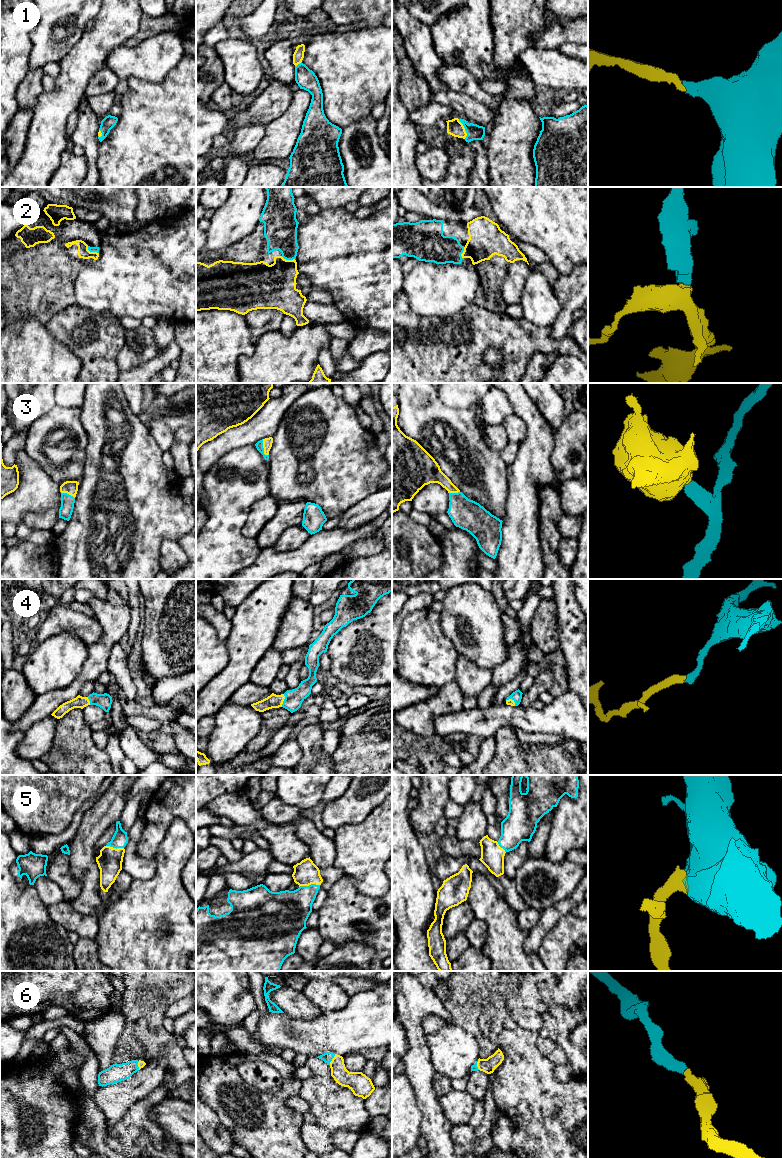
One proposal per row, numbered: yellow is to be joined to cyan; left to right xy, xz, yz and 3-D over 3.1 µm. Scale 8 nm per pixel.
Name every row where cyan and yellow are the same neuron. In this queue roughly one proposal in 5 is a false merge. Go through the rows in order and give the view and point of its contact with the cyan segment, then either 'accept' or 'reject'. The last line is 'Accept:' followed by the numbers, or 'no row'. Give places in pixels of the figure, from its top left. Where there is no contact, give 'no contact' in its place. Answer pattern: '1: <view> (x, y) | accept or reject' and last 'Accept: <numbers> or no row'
1: yz (465, 129) | accept
2: xz (288, 259) | accept
3: xz (263, 448) | accept
4: xz (284, 700) | accept
5: xz (309, 885) | accept
6: xz (332, 1058) | accept
Accept: 1, 2, 3, 4, 5, 6

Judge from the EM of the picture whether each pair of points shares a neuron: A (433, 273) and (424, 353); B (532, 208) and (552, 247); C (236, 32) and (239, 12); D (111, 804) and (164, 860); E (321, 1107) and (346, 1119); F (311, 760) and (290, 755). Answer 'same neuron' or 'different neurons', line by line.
A: different neurons
B: same neuron
C: same neuron
D: different neurons
E: same neuron
F: different neurons

